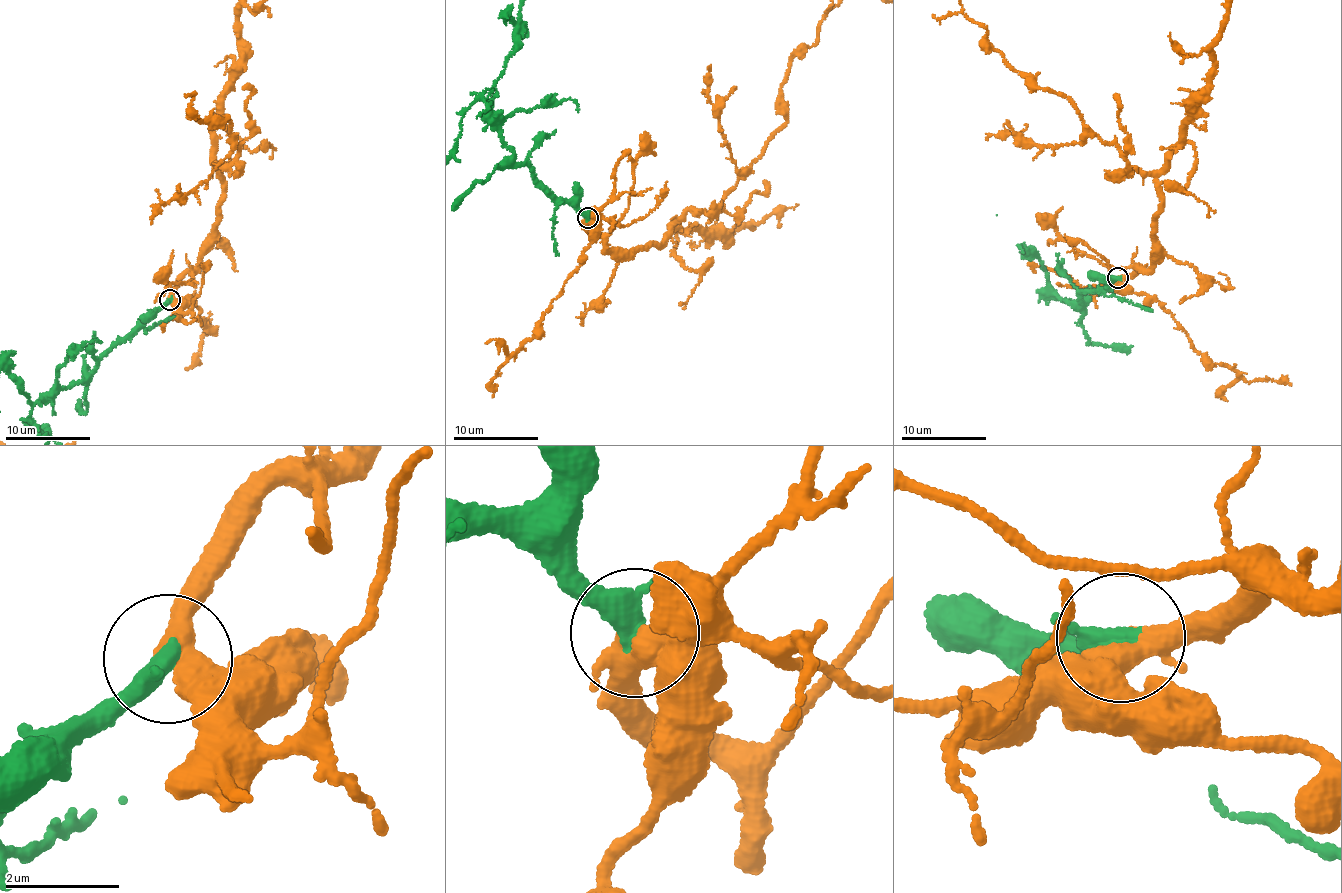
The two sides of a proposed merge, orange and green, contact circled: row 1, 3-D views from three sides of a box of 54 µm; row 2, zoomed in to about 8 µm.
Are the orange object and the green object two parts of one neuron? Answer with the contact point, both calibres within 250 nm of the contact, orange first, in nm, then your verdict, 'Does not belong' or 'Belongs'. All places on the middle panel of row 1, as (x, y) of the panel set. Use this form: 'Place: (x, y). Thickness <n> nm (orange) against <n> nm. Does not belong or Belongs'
Place: (587, 217). Thickness 400 nm (orange) against 320 nm. Belongs

